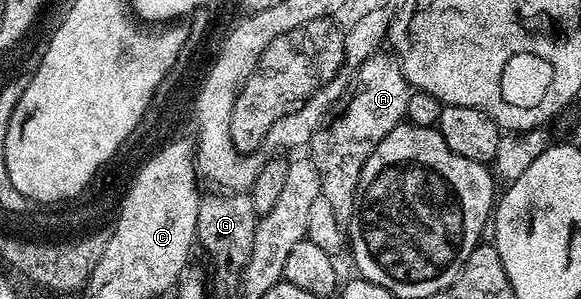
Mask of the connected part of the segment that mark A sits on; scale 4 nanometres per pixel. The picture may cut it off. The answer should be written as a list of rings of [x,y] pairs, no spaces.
[[[388,51],[373,53],[360,66],[358,76],[360,86],[357,87],[356,94],[349,99],[344,114],[336,118],[333,116],[331,120],[321,125],[310,145],[310,156],[320,176],[320,195],[326,199],[326,203],[330,203],[330,211],[334,211],[334,215],[341,223],[347,222],[356,208],[356,188],[366,159],[372,154],[374,147],[378,147],[378,143],[382,143],[382,139],[386,139],[386,135],[390,135],[390,131],[394,131],[394,127],[405,120],[406,103],[410,92],[408,80],[402,75],[399,61]]]

